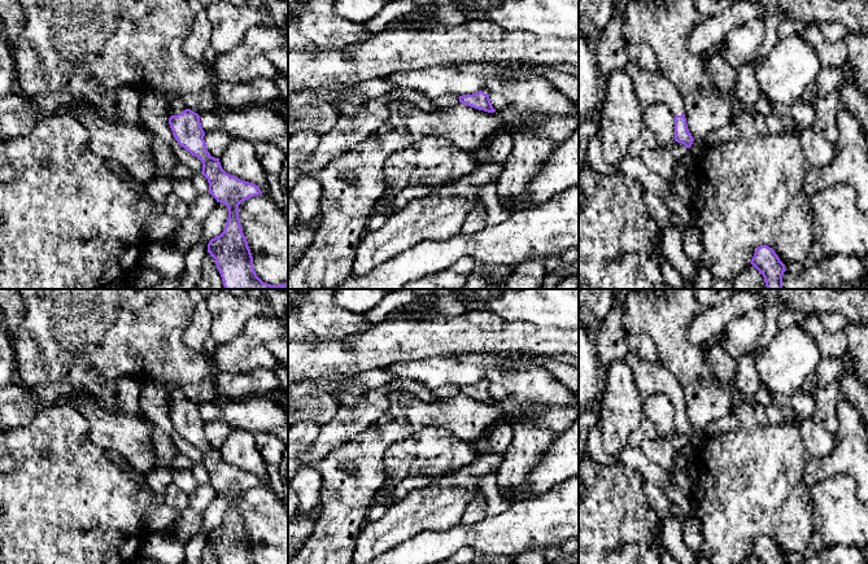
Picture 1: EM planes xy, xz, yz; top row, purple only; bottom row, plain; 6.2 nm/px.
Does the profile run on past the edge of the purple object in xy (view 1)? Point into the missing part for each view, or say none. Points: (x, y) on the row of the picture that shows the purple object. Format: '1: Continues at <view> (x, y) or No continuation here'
1: Continues at xy (178, 106)

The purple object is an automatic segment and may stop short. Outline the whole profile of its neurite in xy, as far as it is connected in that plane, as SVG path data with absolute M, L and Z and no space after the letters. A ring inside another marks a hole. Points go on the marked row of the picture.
M175 99L169 109L169 124L178 144L202 162L201 174L208 179L209 193L228 209L226 227L208 244L208 253L215 259L224 289L288 289L288 283L263 283L253 267L253 257L243 233L239 205L262 194L258 185L227 174L206 149L200 115Z

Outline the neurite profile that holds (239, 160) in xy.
M241 139L232 140L219 157L219 162L227 174L254 183L262 194L269 196L266 172L256 156L253 144Z

